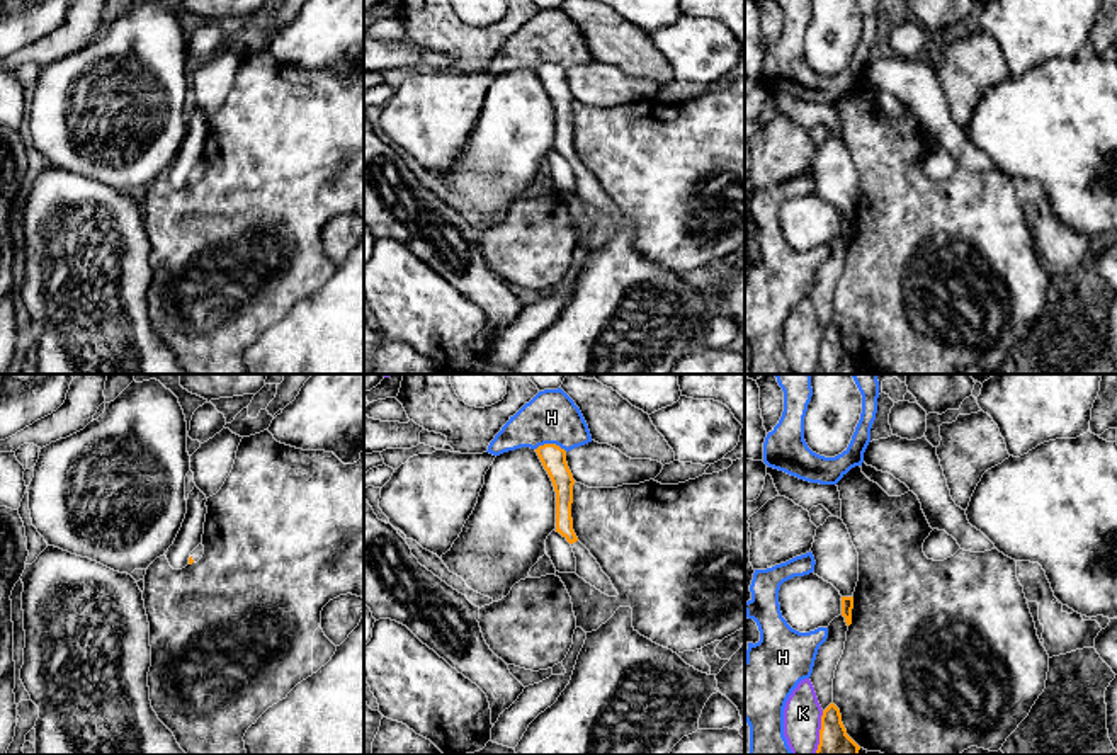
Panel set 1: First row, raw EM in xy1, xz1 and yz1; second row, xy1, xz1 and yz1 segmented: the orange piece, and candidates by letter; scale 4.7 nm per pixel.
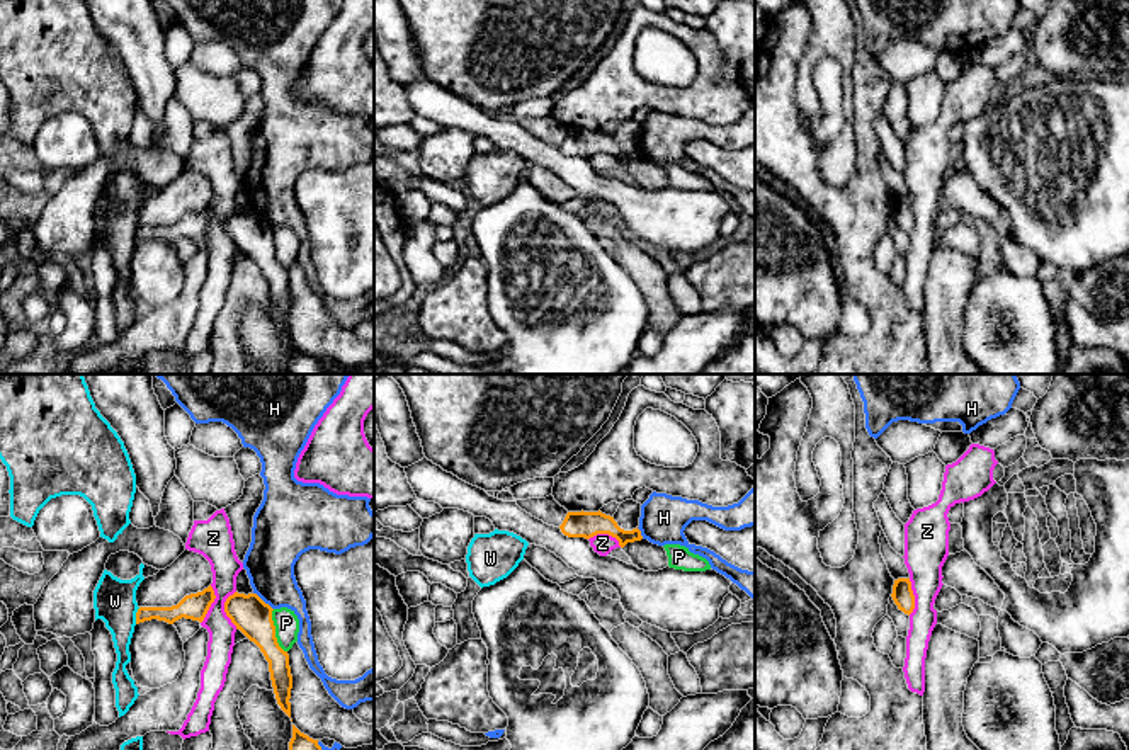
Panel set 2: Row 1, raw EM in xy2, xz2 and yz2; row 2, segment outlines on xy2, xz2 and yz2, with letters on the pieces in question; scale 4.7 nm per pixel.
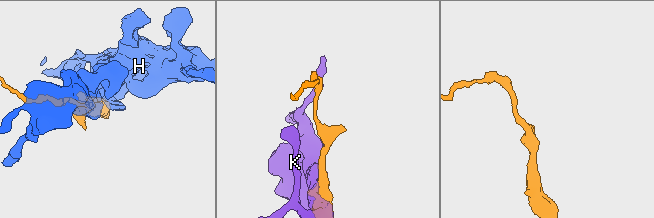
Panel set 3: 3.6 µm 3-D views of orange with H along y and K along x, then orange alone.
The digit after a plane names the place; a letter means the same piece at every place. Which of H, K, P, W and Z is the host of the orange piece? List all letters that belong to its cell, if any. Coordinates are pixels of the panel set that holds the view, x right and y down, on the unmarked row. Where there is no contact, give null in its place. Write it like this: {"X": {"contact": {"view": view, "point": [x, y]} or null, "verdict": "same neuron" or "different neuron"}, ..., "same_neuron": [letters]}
{"H": {"contact": {"view": "xz1", "point": [551, 63]}, "verdict": "different neuron"}, "K": {"contact": {"view": "yz1", "point": [820, 352]}, "verdict": "different neuron"}, "P": {"contact": {"view": "xy2", "point": [274, 250]}, "verdict": "different neuron"}, "W": {"contact": {"view": "xy2", "point": [136, 235]}, "verdict": "different neuron"}, "Z": {"contact": {"view": "xy2", "point": [225, 228]}, "verdict": "different neuron"}, "same_neuron": []}

